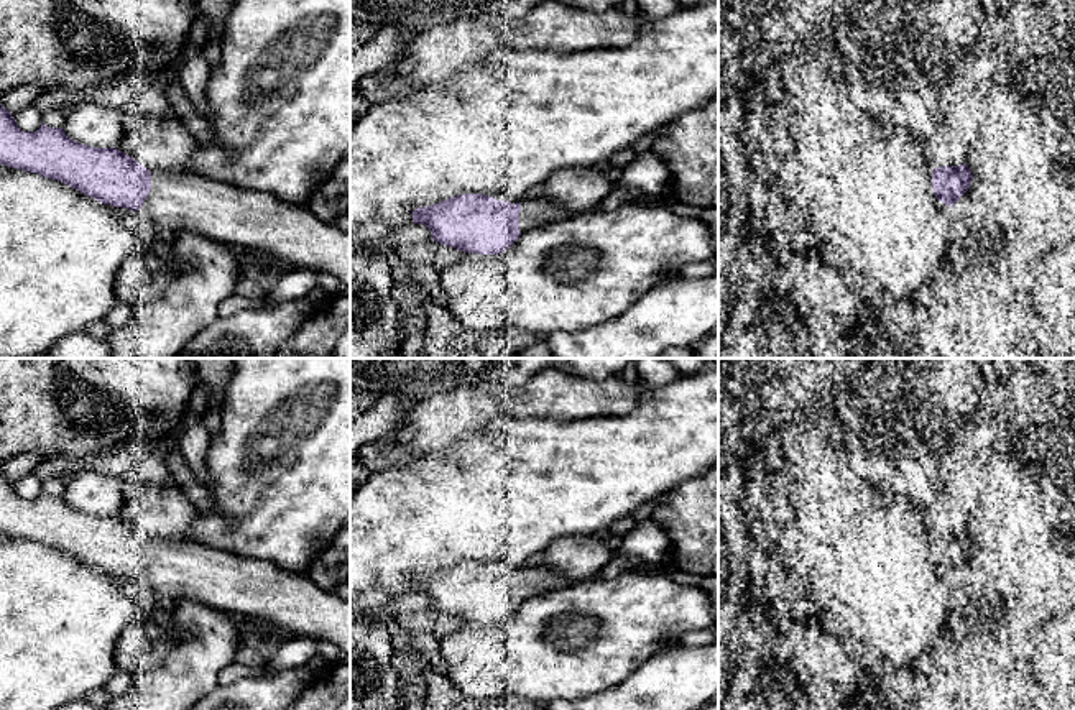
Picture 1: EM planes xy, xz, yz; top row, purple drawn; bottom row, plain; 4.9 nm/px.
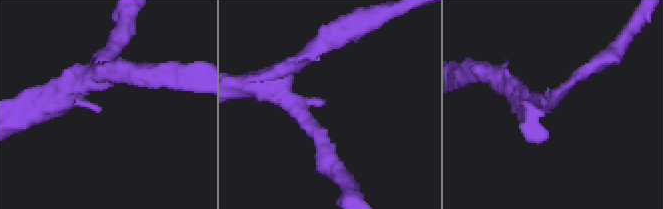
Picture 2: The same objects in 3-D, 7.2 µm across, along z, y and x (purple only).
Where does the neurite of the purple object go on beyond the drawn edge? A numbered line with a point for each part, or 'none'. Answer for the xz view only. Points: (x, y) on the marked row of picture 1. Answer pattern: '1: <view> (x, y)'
1: xz (539, 211)

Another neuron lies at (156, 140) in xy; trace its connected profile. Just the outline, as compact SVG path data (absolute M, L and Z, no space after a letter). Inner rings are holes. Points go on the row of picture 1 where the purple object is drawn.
M131 102L125 105L122 150L145 168L184 171L201 145L178 117L151 113Z

